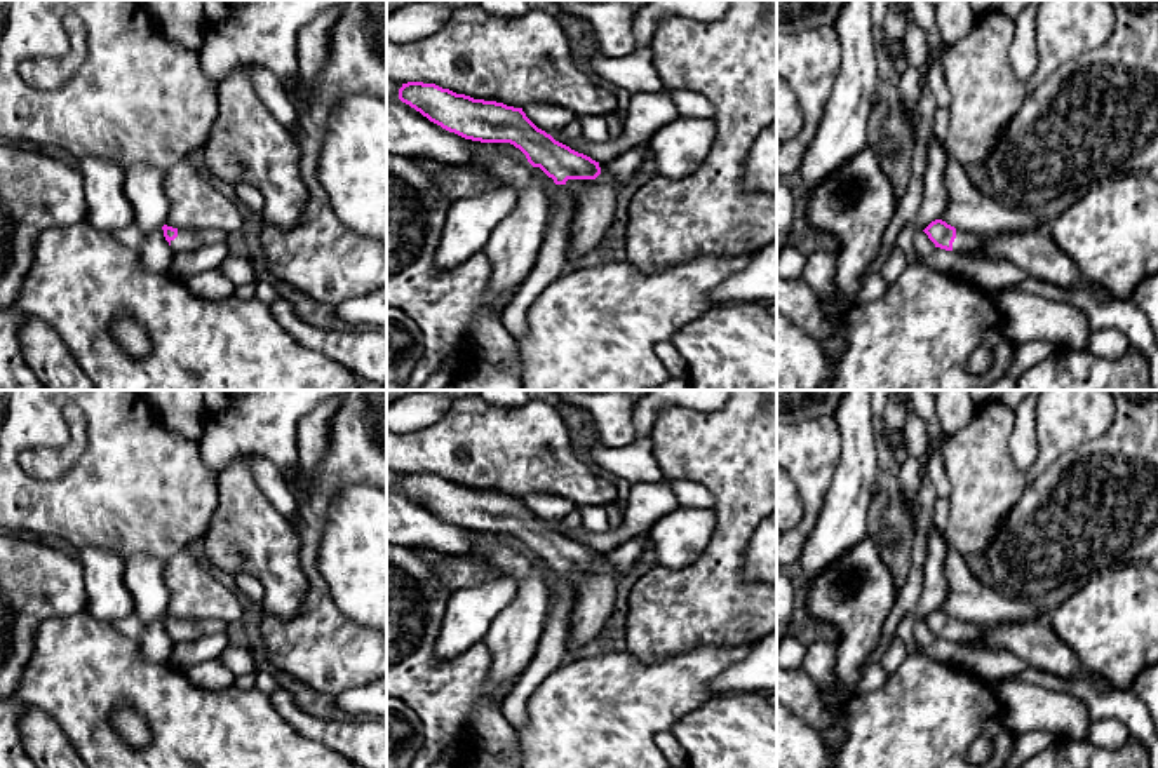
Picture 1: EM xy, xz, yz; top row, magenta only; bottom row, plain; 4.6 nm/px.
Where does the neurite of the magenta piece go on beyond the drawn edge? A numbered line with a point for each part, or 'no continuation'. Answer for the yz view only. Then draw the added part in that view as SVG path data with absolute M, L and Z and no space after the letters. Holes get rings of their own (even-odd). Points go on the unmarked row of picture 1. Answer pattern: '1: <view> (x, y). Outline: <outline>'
1: yz (1033, 641). Outline: M956 620L953 641L961 644L980 644L991 650L1007 650L1038 670L1062 679L1083 677L1099 691L1113 691L1113 686L1106 679L1080 665L1074 653L1054 634L1048 620L984 627Z

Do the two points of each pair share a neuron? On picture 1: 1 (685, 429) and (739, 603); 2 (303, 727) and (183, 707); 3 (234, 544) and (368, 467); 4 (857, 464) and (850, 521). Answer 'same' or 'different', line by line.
1: same
2: different
3: different
4: same

